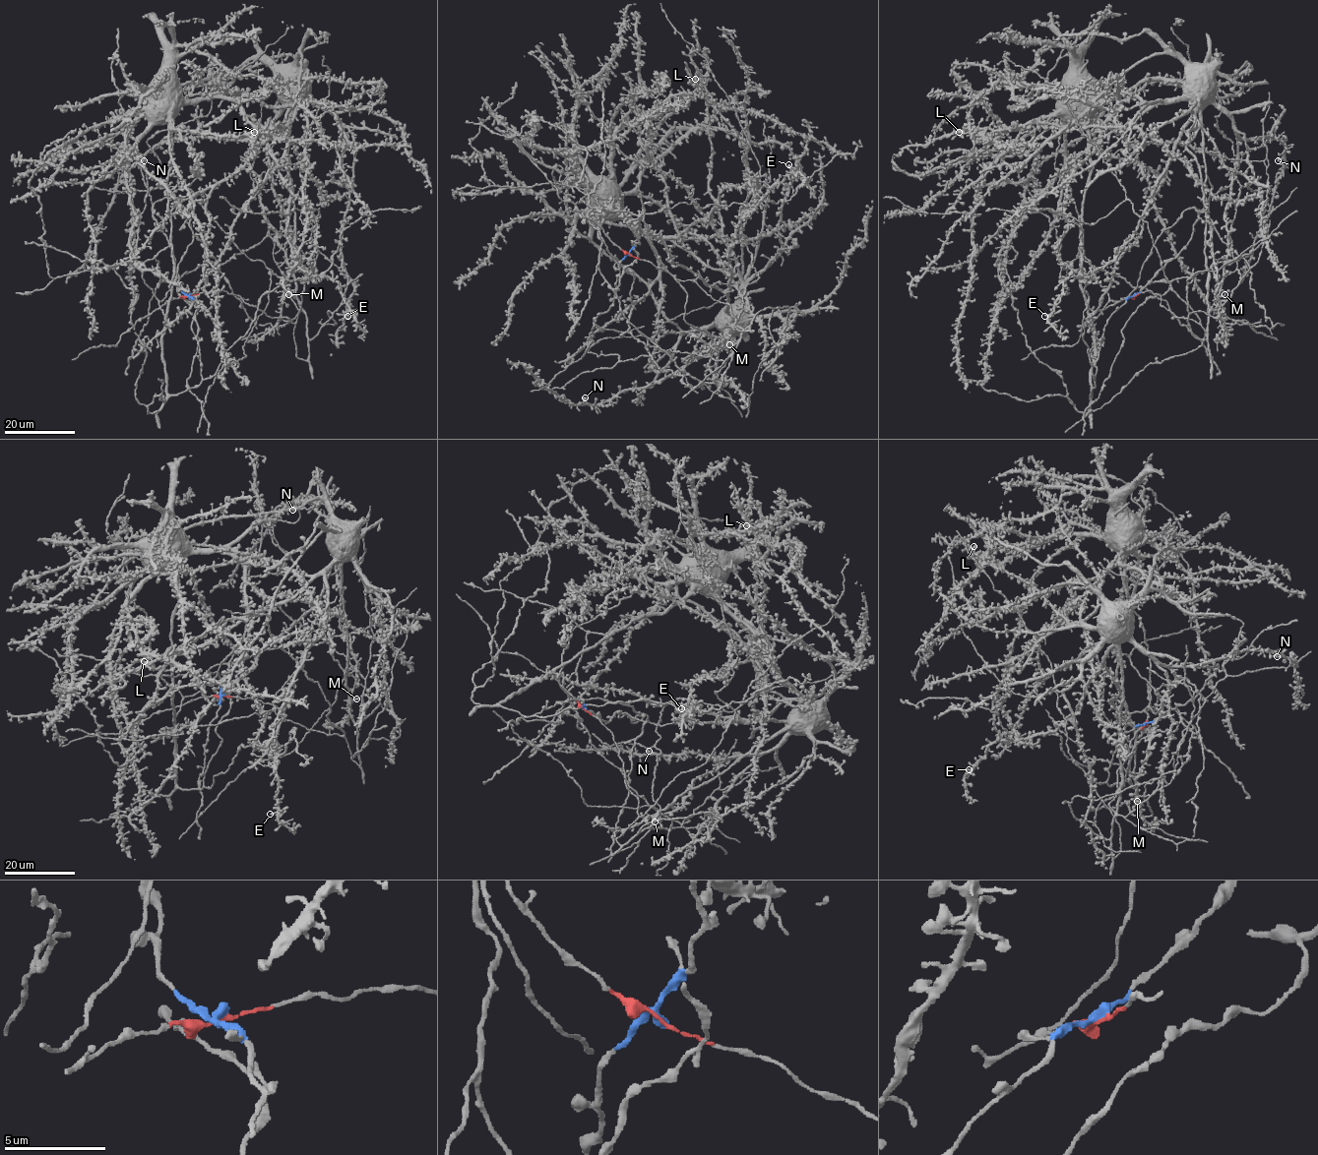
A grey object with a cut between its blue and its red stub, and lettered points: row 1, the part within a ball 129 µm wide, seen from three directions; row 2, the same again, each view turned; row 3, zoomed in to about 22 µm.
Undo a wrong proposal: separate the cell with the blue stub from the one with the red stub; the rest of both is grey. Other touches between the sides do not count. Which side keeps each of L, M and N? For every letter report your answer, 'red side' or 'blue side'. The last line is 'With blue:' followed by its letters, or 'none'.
L: red side
M: red side
N: red side
With blue: none

